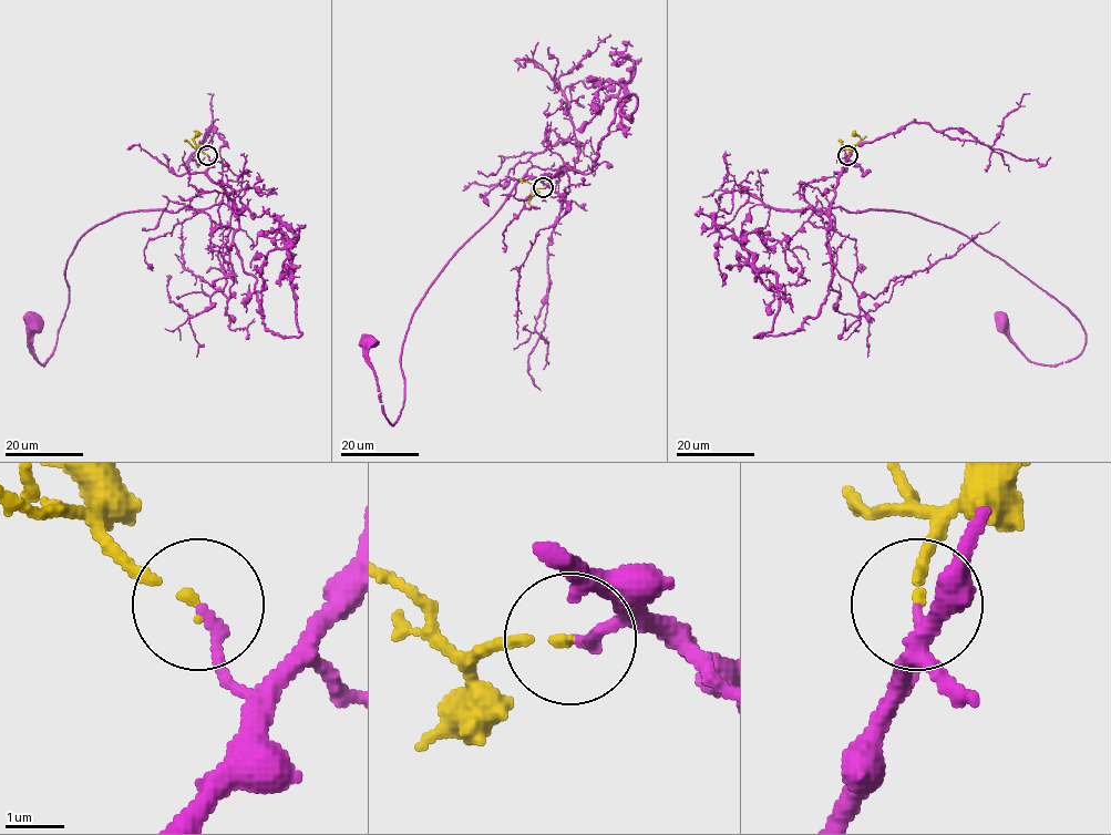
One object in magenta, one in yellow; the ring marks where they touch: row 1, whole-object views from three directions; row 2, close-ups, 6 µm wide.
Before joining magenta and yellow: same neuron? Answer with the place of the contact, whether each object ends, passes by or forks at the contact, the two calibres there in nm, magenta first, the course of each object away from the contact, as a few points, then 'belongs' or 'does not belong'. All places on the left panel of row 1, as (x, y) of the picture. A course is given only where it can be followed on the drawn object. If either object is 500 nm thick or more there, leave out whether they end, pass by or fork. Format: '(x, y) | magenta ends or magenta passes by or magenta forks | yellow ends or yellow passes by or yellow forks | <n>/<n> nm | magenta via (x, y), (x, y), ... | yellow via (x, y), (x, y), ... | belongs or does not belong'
(207, 155) | magenta ends | yellow ends | 180/140 nm | magenta via (207, 155), (207, 174), (227, 203), (121, 213), (89, 230), (67, 260), (65, 315), (44, 364), (33, 322) | yellow via (207, 155), (194, 142), (194, 137), (202, 133) | belongs

